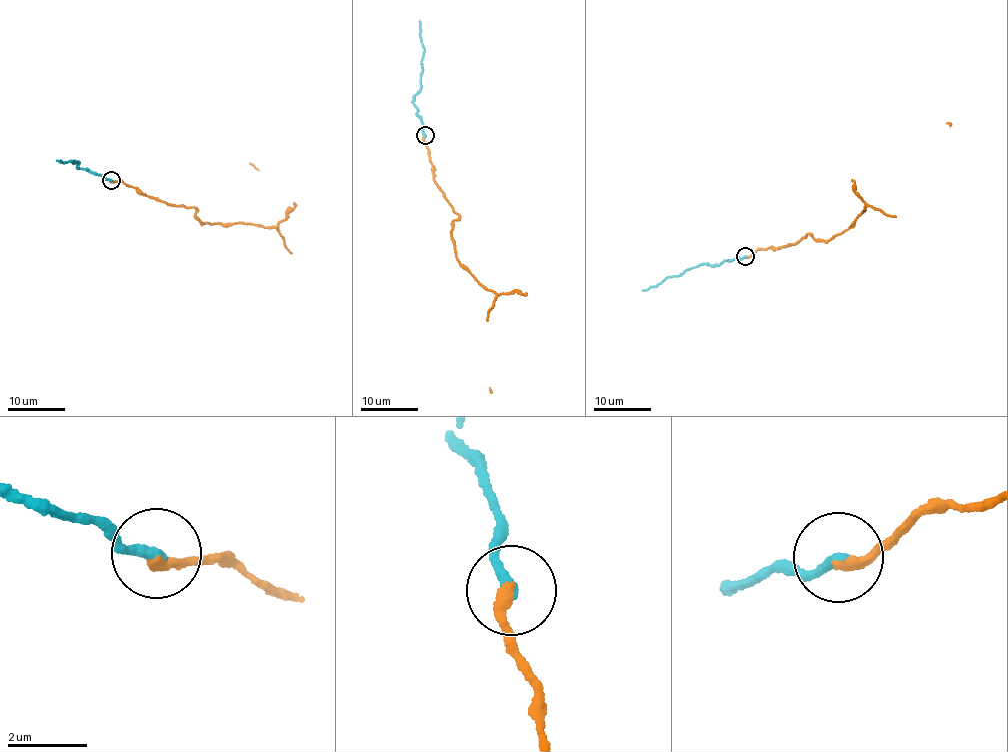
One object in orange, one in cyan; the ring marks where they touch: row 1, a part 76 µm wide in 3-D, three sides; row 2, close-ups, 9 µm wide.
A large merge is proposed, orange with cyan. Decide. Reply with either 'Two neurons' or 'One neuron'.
Two neurons

